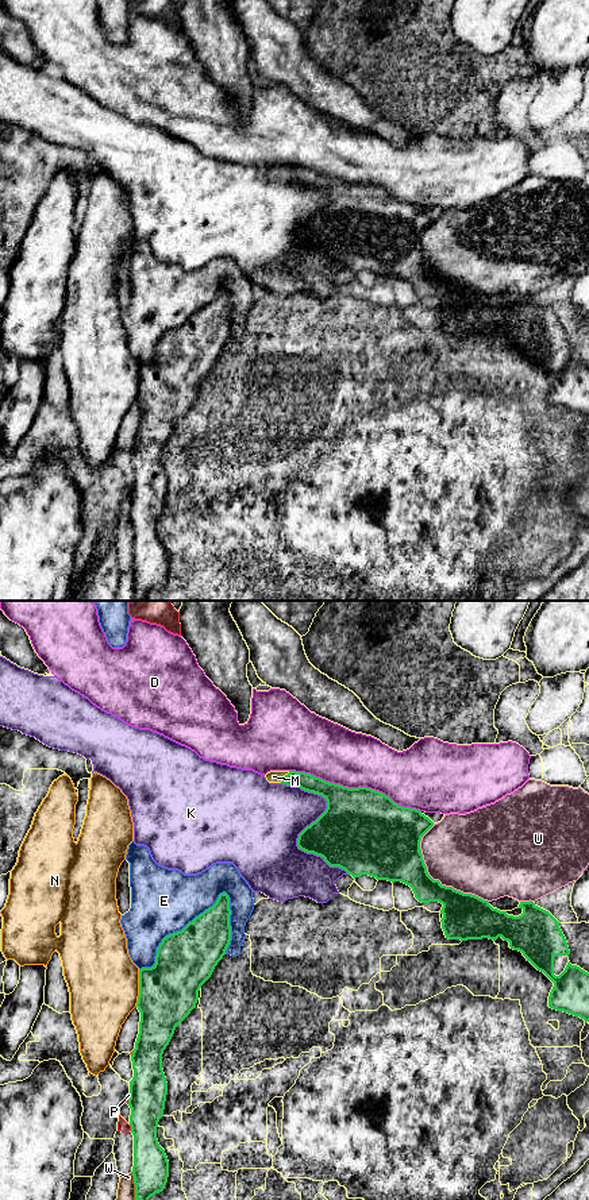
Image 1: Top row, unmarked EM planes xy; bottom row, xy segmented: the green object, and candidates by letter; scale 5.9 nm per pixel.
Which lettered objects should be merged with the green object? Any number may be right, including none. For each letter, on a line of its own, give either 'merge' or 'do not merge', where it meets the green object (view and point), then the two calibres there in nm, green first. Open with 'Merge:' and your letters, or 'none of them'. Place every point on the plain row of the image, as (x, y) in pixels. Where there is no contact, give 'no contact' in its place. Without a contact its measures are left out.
Merge: M
D: do not merge; contact xy (355, 184); calibres 500 and 340 nm
E: do not merge; contact xy (177, 327); calibres 360 and 380 nm
K: do not merge; contact xy (307, 222); calibres 400 and 420 nm
M: merge; contact xy (284, 172); calibres 110 and 80 nm
N: do not merge; contact xy (139, 384); calibres 360 and 420 nm
P: do not merge; contact xy (131, 523); calibres 220 and 70 nm
U: do not merge; contact xy (432, 274); calibres 280 and 440 nm
W: do not merge; contact xy (135, 581); calibres 220 and 110 nm

